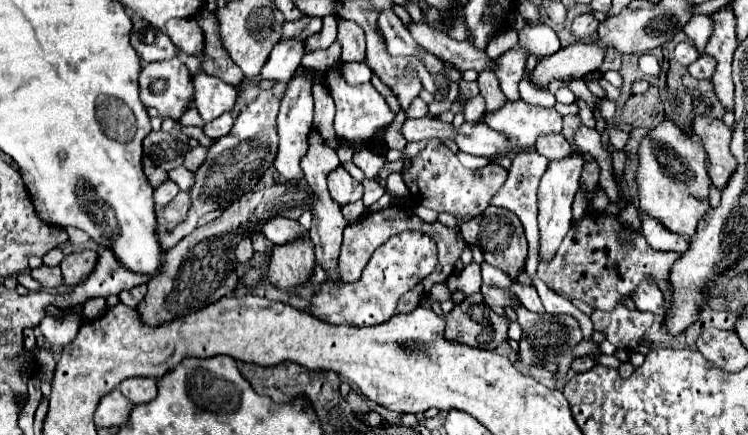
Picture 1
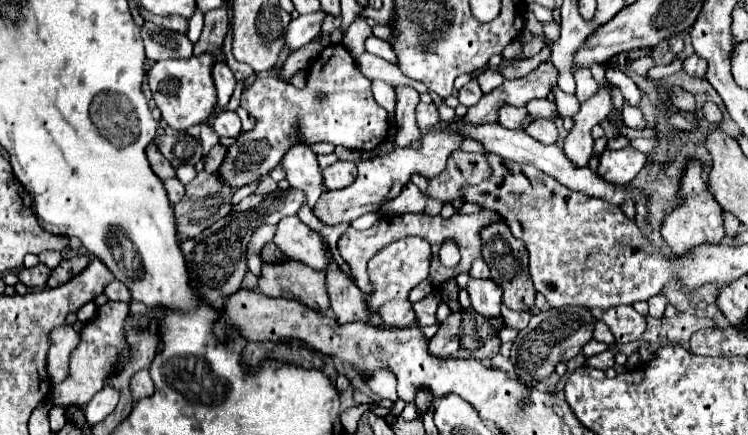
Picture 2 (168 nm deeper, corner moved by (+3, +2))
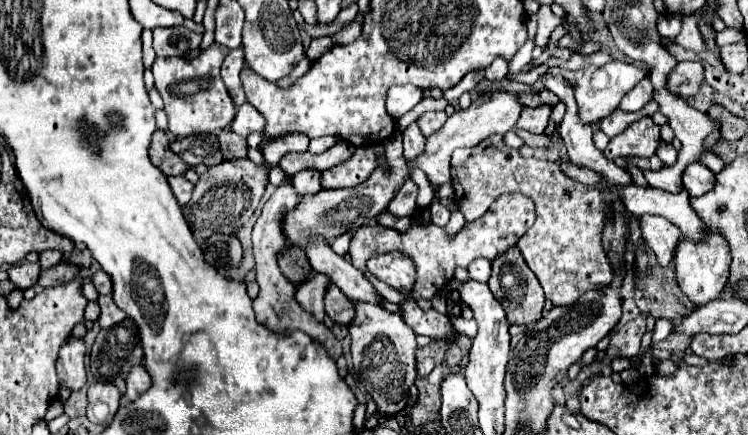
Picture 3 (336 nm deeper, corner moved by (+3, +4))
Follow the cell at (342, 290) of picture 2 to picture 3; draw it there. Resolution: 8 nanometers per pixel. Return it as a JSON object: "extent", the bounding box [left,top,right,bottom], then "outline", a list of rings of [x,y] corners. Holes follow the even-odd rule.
{"extent":[348,302,416,416],"outline":[[[366,302],[356,304],[356,320],[348,326],[352,336],[352,360],[354,372],[362,380],[366,392],[376,400],[380,414],[394,416],[408,404],[408,390],[416,380],[416,334],[402,320],[380,306]]]}

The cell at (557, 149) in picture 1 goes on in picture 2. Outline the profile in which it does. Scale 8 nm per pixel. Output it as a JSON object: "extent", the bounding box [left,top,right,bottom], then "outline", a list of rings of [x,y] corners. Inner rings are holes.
{"extent":[526,120,558,144],"outline":[[[536,120],[534,124],[530,124],[530,128],[526,128],[526,132],[542,144],[554,144],[558,140],[558,128],[550,120]]]}

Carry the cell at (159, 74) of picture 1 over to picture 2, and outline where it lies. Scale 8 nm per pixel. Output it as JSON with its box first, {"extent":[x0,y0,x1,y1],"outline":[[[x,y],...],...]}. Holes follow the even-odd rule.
{"extent":[148,54,214,130],"outline":[[[208,54],[192,56],[186,60],[160,60],[148,72],[148,84],[152,98],[162,112],[162,120],[174,130],[186,130],[194,124],[202,124],[214,110],[214,82],[210,80],[210,68],[214,58]]]}

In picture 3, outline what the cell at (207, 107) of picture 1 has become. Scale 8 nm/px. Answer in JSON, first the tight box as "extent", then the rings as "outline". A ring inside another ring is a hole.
{"extent":[222,48,246,108],"outline":[[[244,48],[230,50],[230,54],[226,56],[226,60],[222,64],[222,78],[224,78],[224,84],[230,90],[230,96],[234,98],[234,104],[238,108],[246,102],[244,88],[240,82],[240,70],[242,68],[244,68]]]}

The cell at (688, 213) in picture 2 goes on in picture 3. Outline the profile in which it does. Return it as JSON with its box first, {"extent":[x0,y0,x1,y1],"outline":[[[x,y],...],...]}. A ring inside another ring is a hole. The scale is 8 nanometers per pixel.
{"extent":[674,232,730,306],"outline":[[[710,232],[710,242],[706,242],[706,246],[694,246],[694,242],[686,242],[686,238],[682,238],[674,260],[678,286],[694,306],[704,306],[712,300],[718,300],[730,276],[730,262],[730,248],[718,232]]]}

